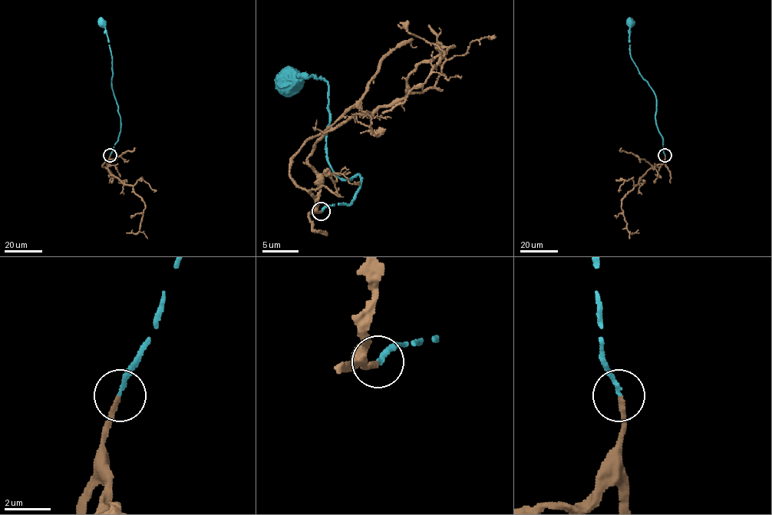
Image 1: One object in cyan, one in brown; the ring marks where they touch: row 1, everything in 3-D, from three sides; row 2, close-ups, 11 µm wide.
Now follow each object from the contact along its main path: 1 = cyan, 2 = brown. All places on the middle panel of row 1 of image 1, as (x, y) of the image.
1: (321, 212), (350, 203), (361, 177), (341, 179), (330, 169), (327, 80), (312, 75), (282, 79)
2: (321, 212), (312, 147), (355, 115), (398, 104), (405, 79), (453, 45), (382, 113)

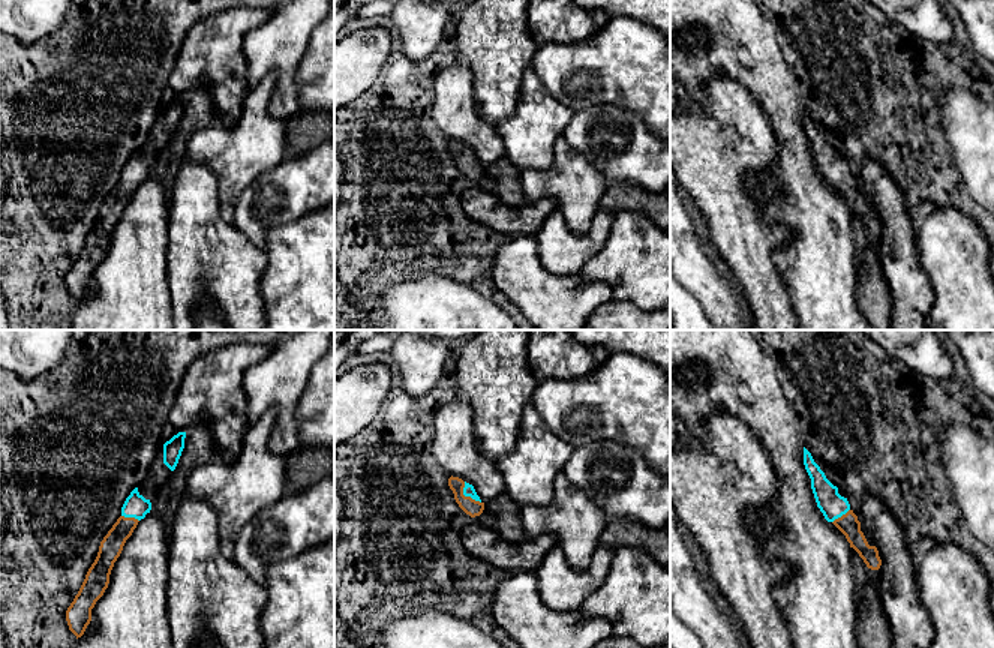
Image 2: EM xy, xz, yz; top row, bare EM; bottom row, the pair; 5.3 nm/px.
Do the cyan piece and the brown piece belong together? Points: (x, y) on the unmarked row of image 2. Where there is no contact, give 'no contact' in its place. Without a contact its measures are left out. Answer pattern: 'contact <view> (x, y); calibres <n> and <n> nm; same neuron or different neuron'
contact xz (467, 159); calibres 60 and 90 nm; same neuron

